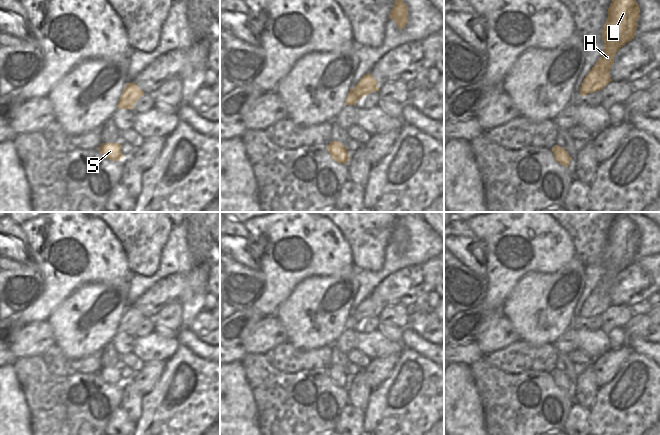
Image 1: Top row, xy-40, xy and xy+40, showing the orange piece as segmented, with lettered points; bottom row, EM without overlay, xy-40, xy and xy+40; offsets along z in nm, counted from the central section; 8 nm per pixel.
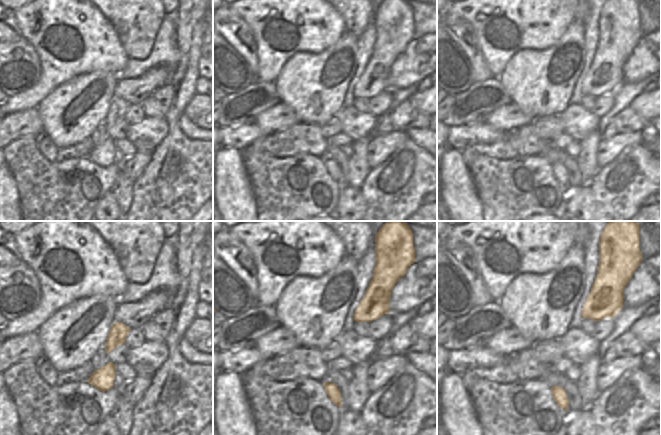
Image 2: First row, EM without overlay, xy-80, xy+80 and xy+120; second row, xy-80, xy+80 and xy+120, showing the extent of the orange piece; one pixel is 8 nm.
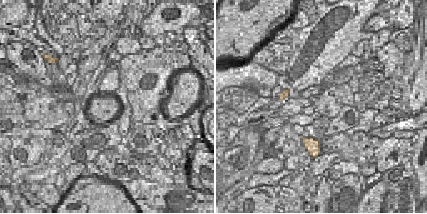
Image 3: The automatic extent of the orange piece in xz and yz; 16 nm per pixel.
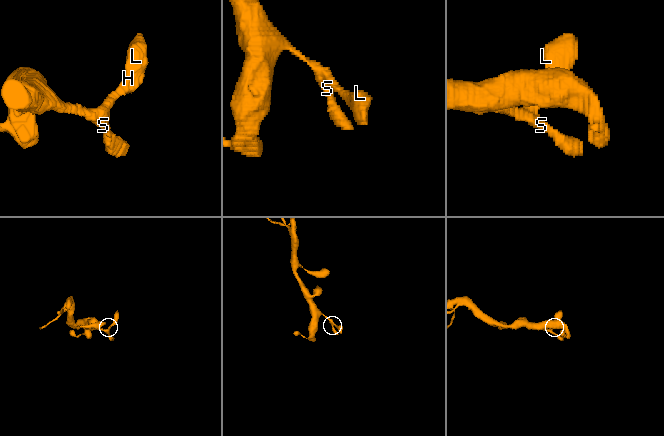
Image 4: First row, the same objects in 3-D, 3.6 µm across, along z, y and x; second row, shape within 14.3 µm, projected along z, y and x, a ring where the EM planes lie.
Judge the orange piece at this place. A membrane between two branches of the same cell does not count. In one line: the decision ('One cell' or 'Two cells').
One cell

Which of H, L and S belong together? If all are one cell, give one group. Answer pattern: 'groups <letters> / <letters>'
groups H L S

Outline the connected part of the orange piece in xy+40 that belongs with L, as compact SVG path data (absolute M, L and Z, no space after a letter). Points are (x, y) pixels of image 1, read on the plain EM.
M616 213L608 232L608 242L602 254L604 276L584 302L581 320L602 315L612 304L610 292L616 276L636 260L640 232L626 213Z

